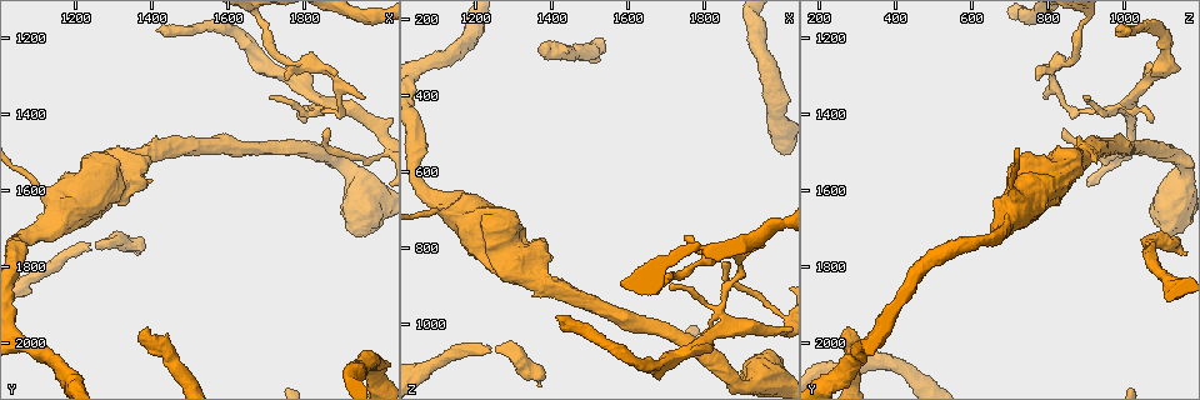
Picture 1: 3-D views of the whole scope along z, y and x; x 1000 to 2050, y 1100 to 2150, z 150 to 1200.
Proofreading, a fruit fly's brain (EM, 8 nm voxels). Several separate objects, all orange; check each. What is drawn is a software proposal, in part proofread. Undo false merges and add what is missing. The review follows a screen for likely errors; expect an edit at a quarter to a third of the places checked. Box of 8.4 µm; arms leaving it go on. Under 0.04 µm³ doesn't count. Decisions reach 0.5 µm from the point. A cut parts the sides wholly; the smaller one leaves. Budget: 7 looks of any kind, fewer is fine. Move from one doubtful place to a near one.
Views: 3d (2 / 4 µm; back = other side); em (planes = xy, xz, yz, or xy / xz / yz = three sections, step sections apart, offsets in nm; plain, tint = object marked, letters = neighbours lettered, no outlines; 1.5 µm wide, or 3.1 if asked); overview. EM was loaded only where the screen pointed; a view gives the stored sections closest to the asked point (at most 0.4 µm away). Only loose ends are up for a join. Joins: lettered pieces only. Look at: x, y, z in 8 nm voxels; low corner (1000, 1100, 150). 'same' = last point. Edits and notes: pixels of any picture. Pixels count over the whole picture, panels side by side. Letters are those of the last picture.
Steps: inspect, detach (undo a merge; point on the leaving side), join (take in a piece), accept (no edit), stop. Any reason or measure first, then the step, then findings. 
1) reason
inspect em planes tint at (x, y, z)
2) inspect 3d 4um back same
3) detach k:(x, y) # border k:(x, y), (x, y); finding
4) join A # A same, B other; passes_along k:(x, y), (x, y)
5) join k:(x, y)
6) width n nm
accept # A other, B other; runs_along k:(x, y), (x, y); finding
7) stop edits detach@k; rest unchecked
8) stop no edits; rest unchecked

calibre changes
inspect em planes tint at (1850, 1380, 980)

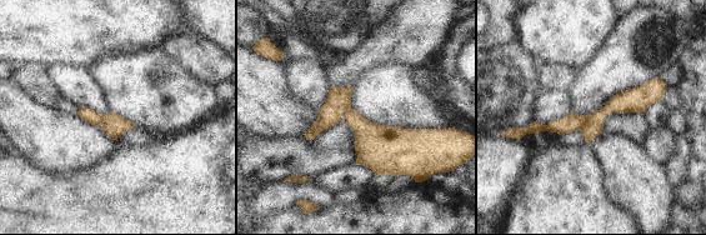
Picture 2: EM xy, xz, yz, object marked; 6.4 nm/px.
see the neighbours
inspect em planes letters same

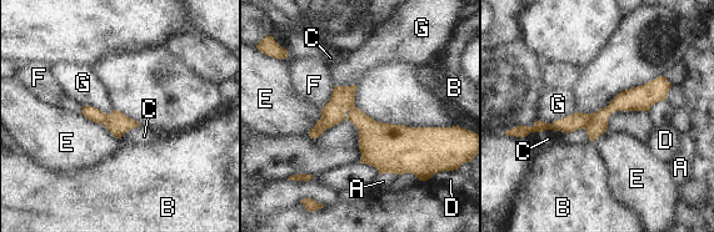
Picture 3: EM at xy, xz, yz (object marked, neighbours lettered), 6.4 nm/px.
detach 3:(598, 125) # A other, B other, C other, D other, E other, F other, G other; part_leaving 3:(667, 84), (614, 105), (592, 136); a second cell is stuck on

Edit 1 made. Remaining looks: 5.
an open end
inspect em planes tint at (1935, 1720, 1105)

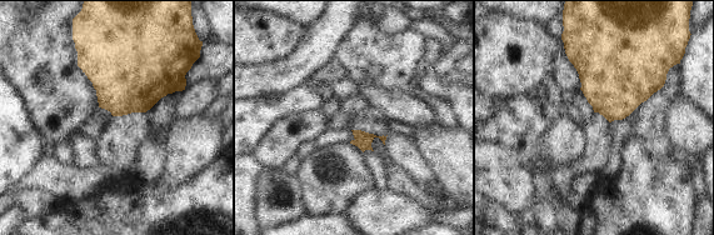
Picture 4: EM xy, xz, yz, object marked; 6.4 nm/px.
see the neighbours
inspect em planes letters same

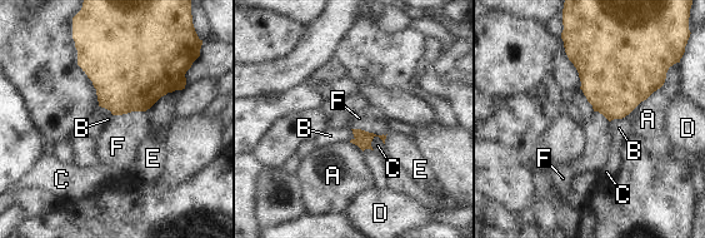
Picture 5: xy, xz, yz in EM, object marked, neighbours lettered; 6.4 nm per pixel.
longest_contact A 380 nm
accept # A other, B other, C other, D other, E other, F other; border 5:(351, 128), (386, 134); none of them fits

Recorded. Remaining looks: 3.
inspect 3d 2um at (1385, 1965, 265)

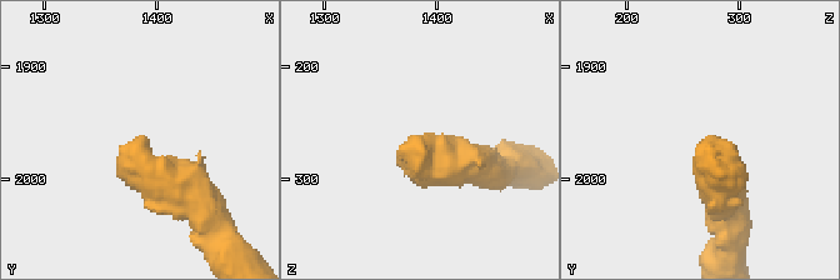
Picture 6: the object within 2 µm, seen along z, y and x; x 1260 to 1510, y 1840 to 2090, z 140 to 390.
inspect em xy step 4 tint at (1380, 1968, 268)

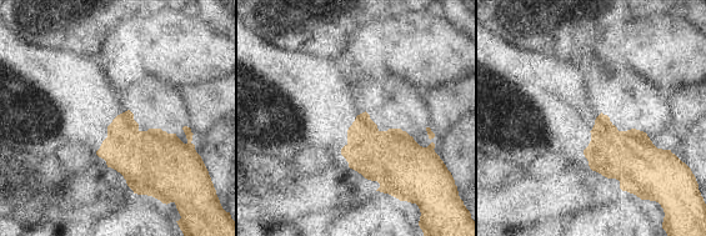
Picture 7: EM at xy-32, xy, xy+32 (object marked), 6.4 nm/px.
cut it another way
inspect em planes letters same

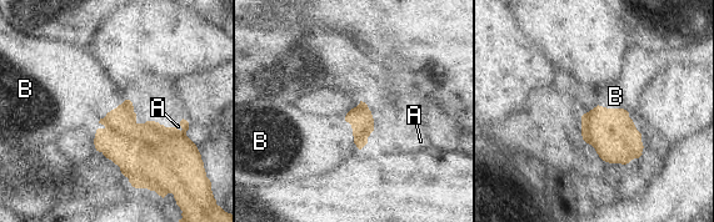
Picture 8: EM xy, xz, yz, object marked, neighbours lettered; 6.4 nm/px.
join B # A other, B same; passes_along 8:(612, 132), (623, 109), (615, 96); it goes on there

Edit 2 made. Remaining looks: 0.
stop edits detach@3, join@8; rest unchecked

